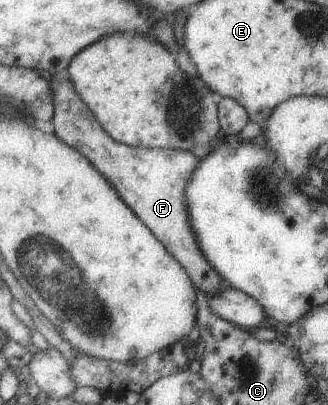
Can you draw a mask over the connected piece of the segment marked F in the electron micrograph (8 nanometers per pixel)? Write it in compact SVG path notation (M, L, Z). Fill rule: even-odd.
M66 73L52 75L51 93L54 105L53 122L55 135L74 150L80 151L117 190L124 202L136 213L136 216L148 226L154 236L166 247L166 250L182 265L188 273L195 287L203 290L209 298L219 293L227 284L223 278L212 268L212 265L204 258L195 234L193 233L187 206L185 205L185 186L189 176L198 166L199 159L194 157L192 151L161 148L140 148L115 141L102 128L100 121L93 116L93 112L77 93L73 82Z

